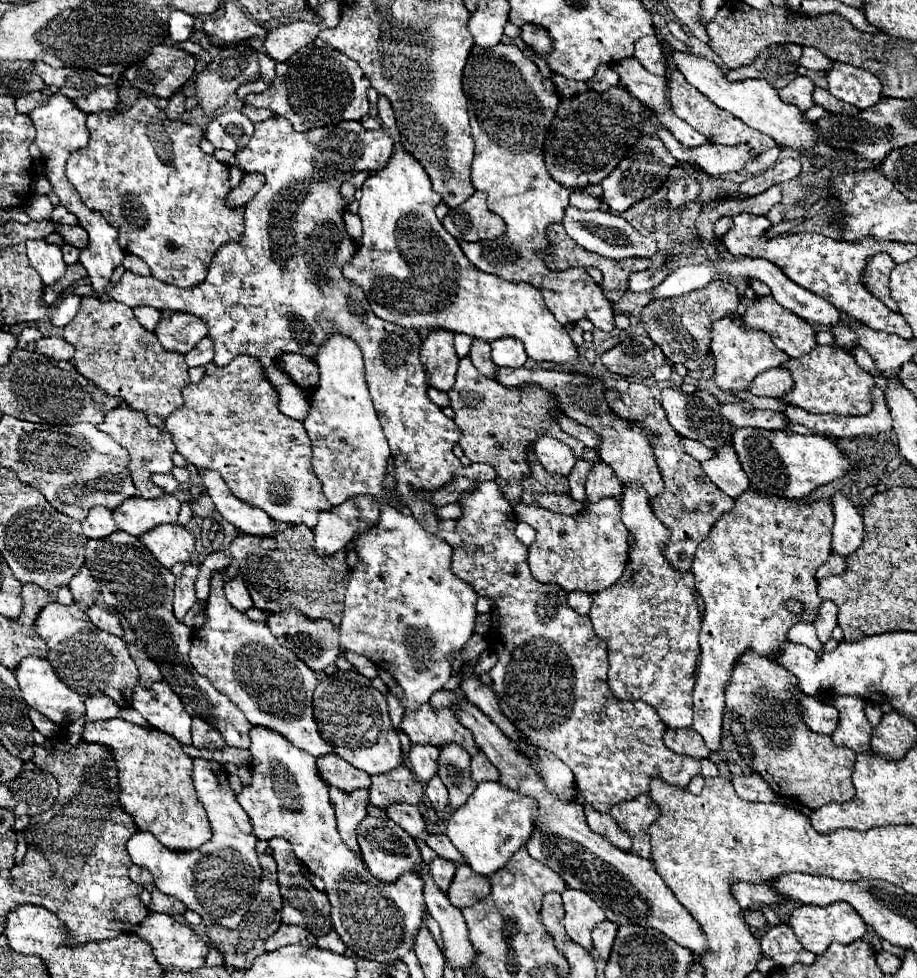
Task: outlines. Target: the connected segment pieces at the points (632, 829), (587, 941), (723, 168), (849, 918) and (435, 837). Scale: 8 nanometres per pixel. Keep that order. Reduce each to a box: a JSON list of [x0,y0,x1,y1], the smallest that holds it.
[[609,794,659,858],[563,890,605,950],[657,128,757,174],[789,902,867,954],[425,834,461,862]]

